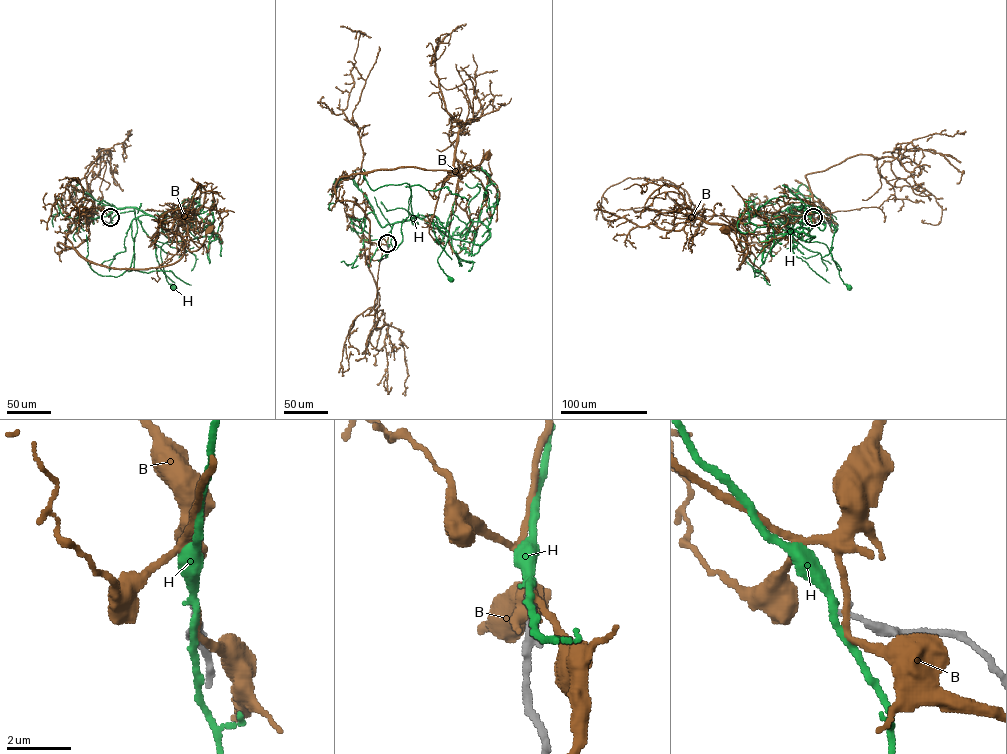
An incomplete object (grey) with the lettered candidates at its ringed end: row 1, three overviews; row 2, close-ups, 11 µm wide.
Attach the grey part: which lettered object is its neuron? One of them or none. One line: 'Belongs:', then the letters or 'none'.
Belongs: none

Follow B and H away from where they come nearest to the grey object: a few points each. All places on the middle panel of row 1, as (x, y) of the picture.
B: (387, 243), (371, 242), (365, 213), (337, 197), (340, 178), (408, 167), (461, 177), (487, 155)
H: (387, 243), (394, 223), (434, 215), (449, 234), (437, 261), (450, 279)

